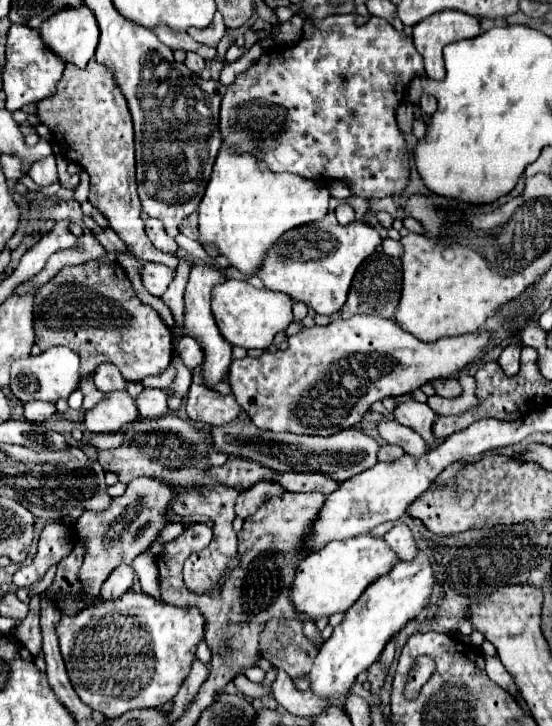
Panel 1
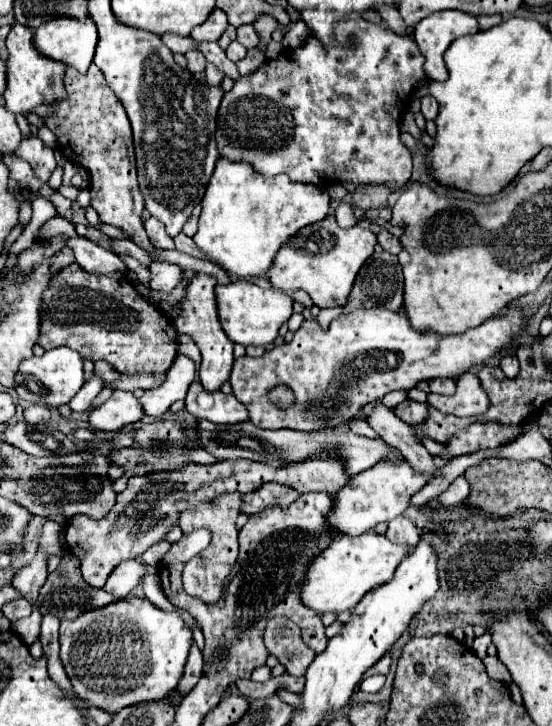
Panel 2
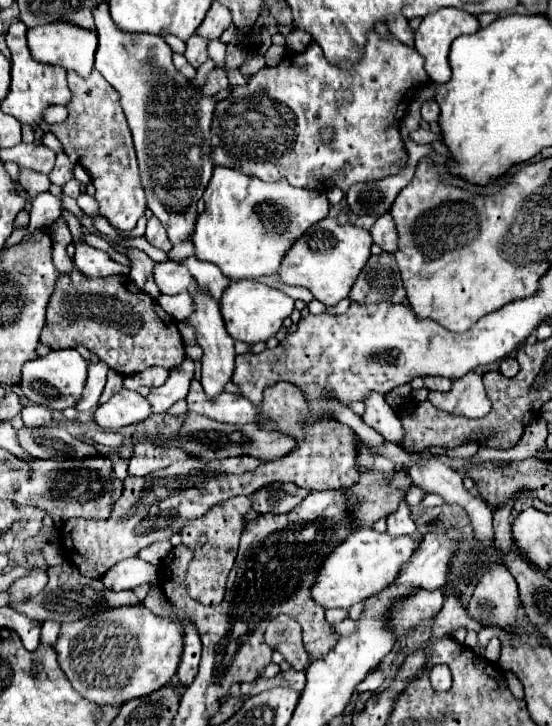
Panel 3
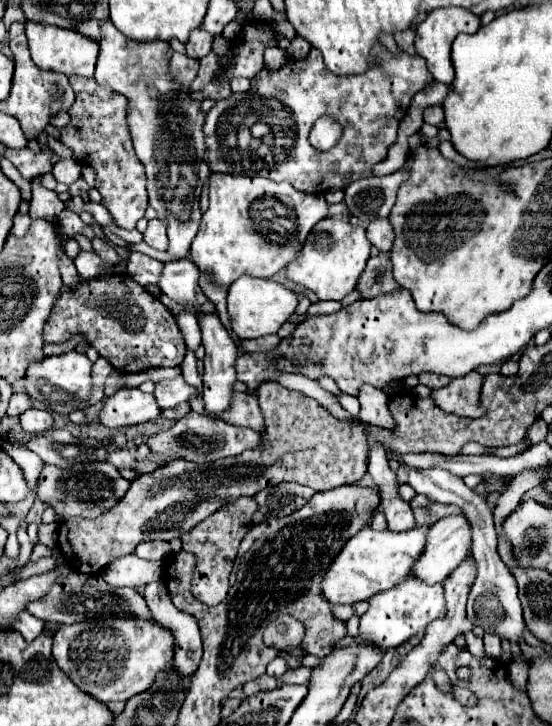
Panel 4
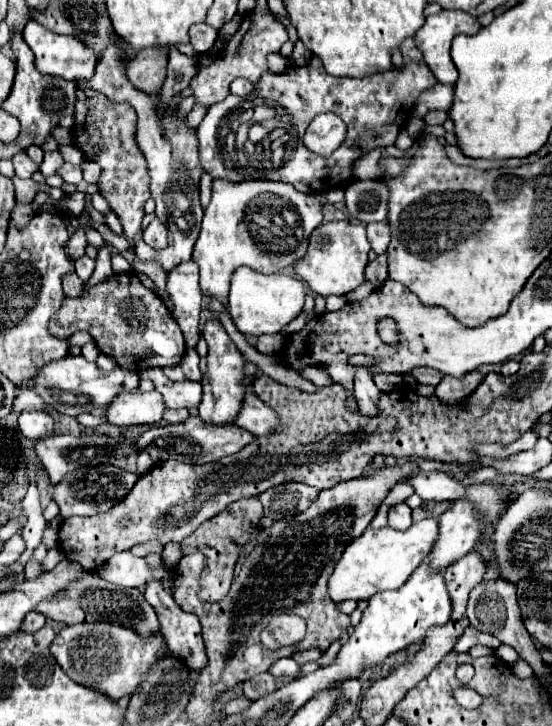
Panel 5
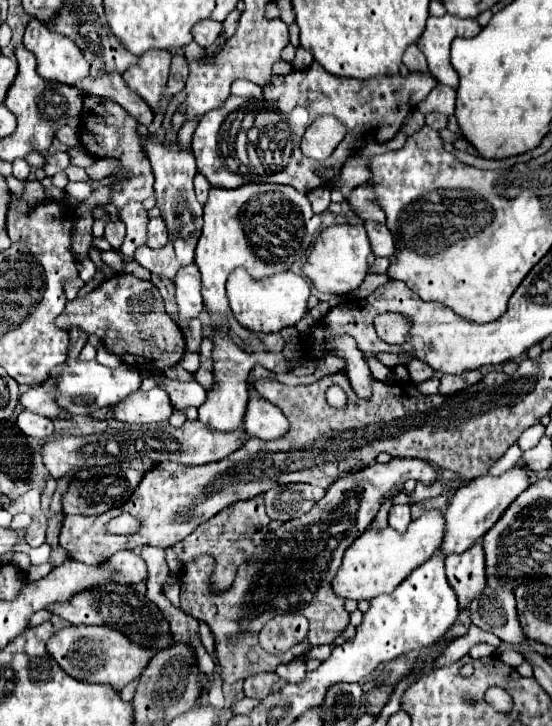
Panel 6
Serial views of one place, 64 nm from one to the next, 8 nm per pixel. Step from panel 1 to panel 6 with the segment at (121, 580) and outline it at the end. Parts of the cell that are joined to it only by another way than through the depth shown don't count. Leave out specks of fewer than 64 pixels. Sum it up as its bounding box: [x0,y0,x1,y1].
[108,550,146,584]

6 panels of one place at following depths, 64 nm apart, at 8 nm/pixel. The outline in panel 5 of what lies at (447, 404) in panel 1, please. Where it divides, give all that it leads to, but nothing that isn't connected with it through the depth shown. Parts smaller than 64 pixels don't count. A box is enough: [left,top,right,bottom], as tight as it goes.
[436,370,484,404]

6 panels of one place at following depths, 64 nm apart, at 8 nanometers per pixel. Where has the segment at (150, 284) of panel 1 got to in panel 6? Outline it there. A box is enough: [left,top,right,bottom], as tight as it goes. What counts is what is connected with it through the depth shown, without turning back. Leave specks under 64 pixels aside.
[174,264,204,330]

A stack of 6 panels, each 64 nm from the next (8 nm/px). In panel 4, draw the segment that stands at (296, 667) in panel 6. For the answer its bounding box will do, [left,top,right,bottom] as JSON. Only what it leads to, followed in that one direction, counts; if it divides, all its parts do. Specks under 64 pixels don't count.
[266,658,288,678]

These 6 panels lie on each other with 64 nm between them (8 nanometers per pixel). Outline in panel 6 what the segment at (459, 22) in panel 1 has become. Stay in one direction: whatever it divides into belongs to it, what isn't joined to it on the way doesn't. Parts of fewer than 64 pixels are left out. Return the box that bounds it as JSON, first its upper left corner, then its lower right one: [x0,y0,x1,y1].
[416,14,480,88]

